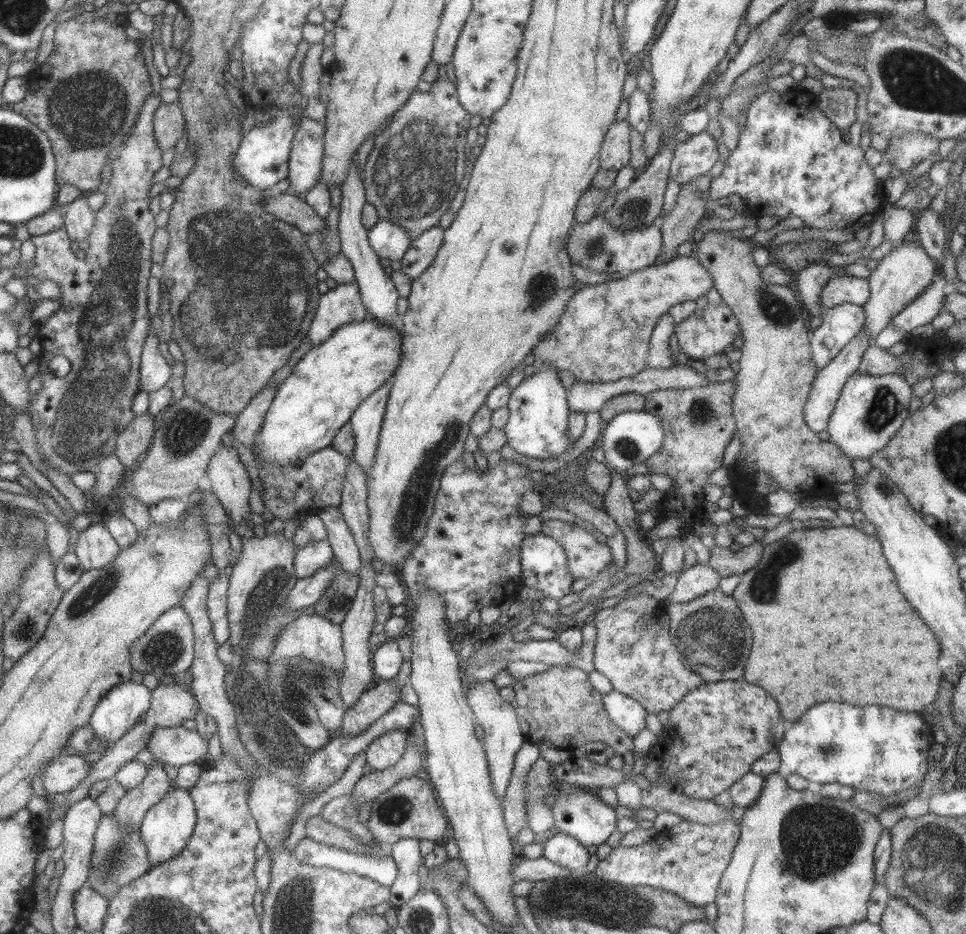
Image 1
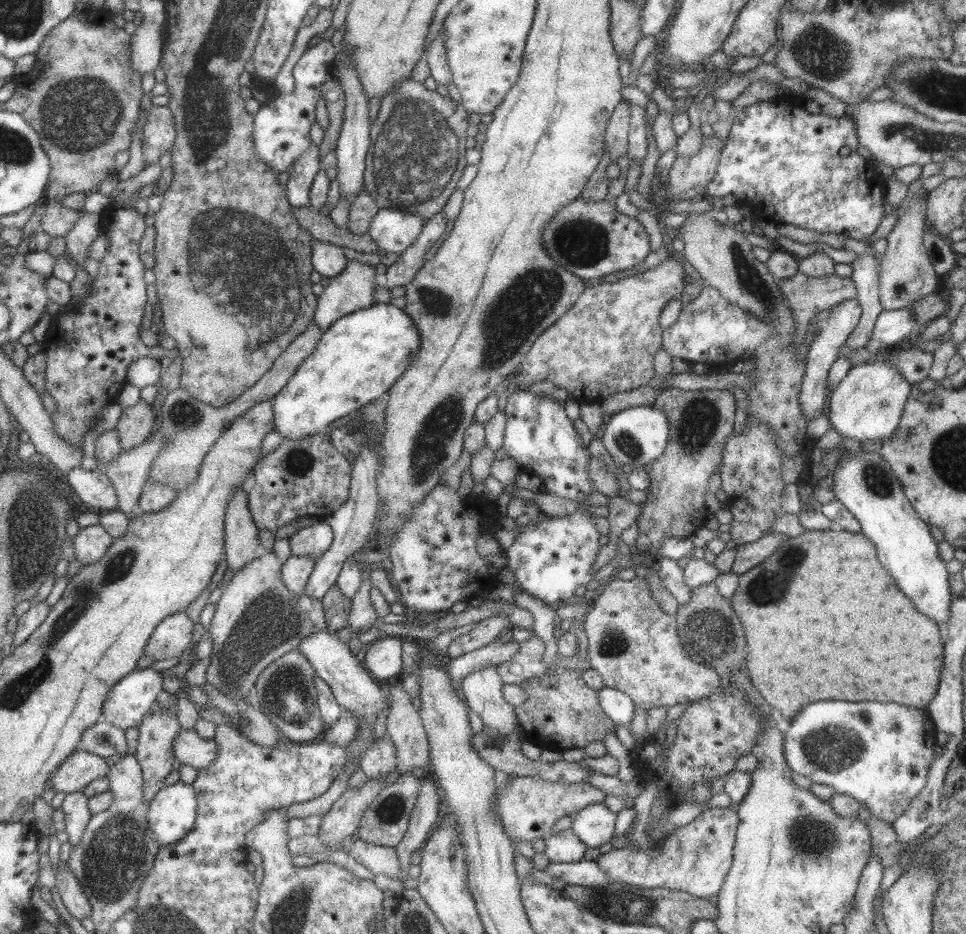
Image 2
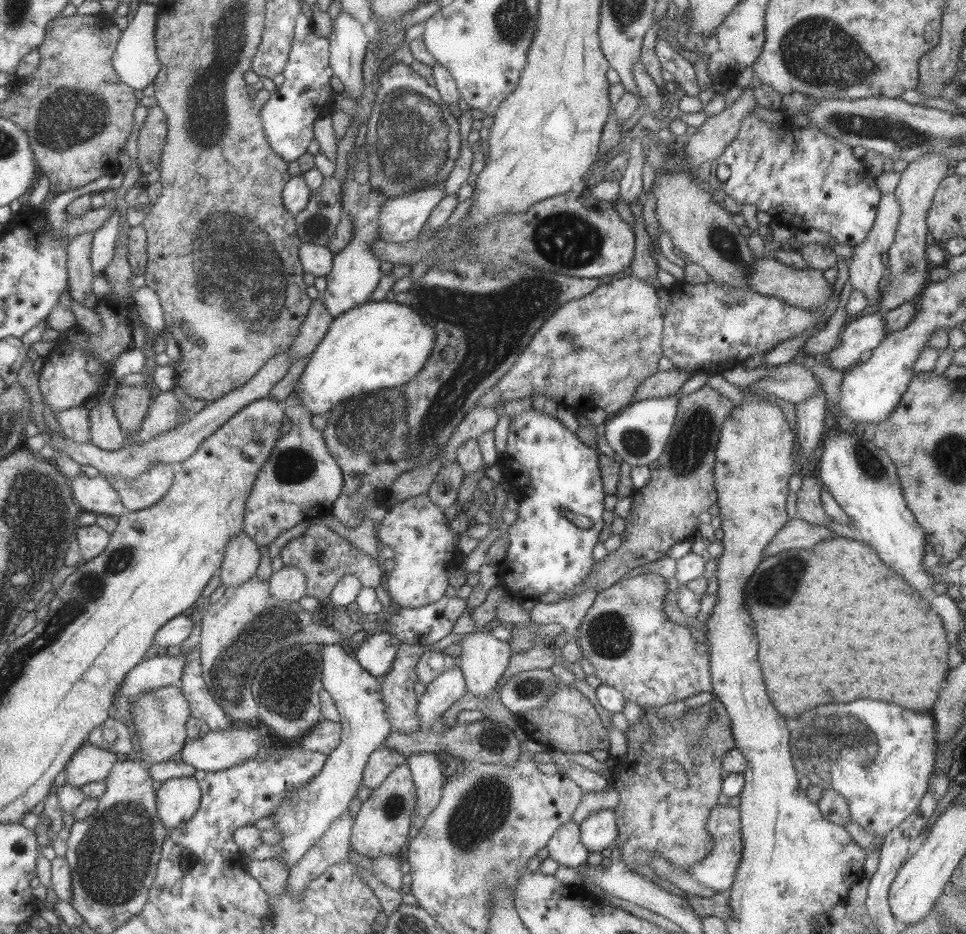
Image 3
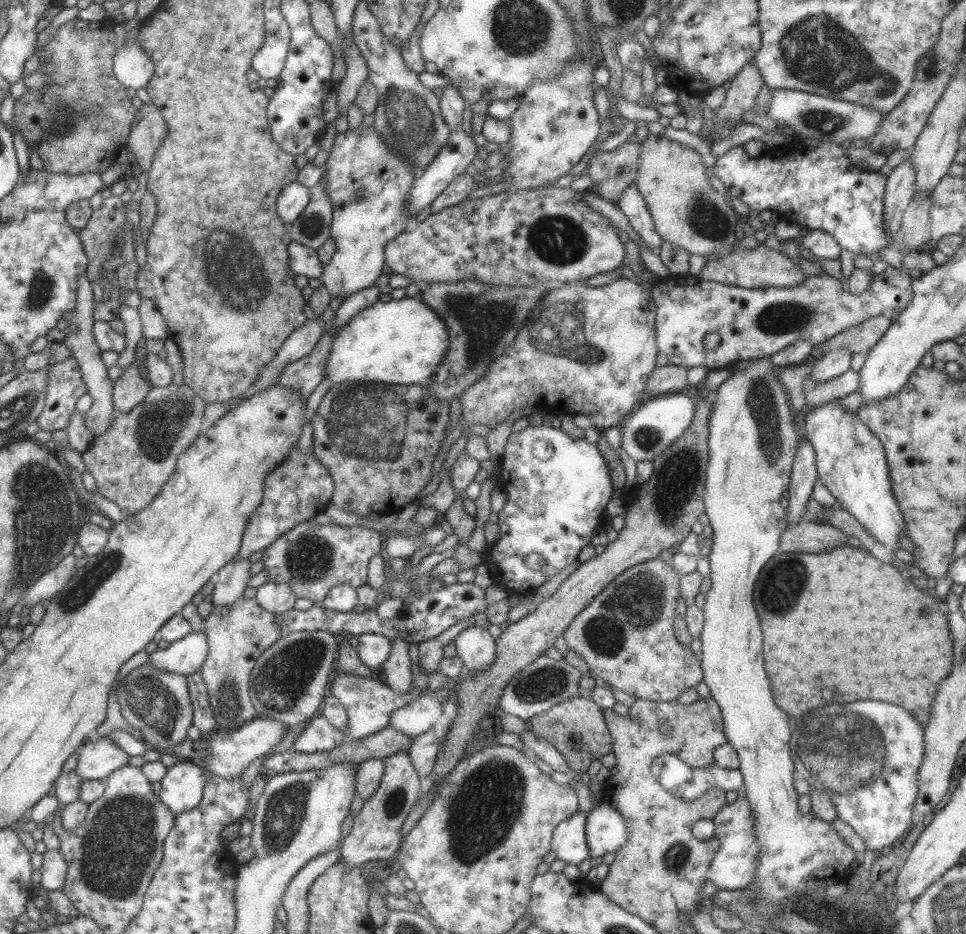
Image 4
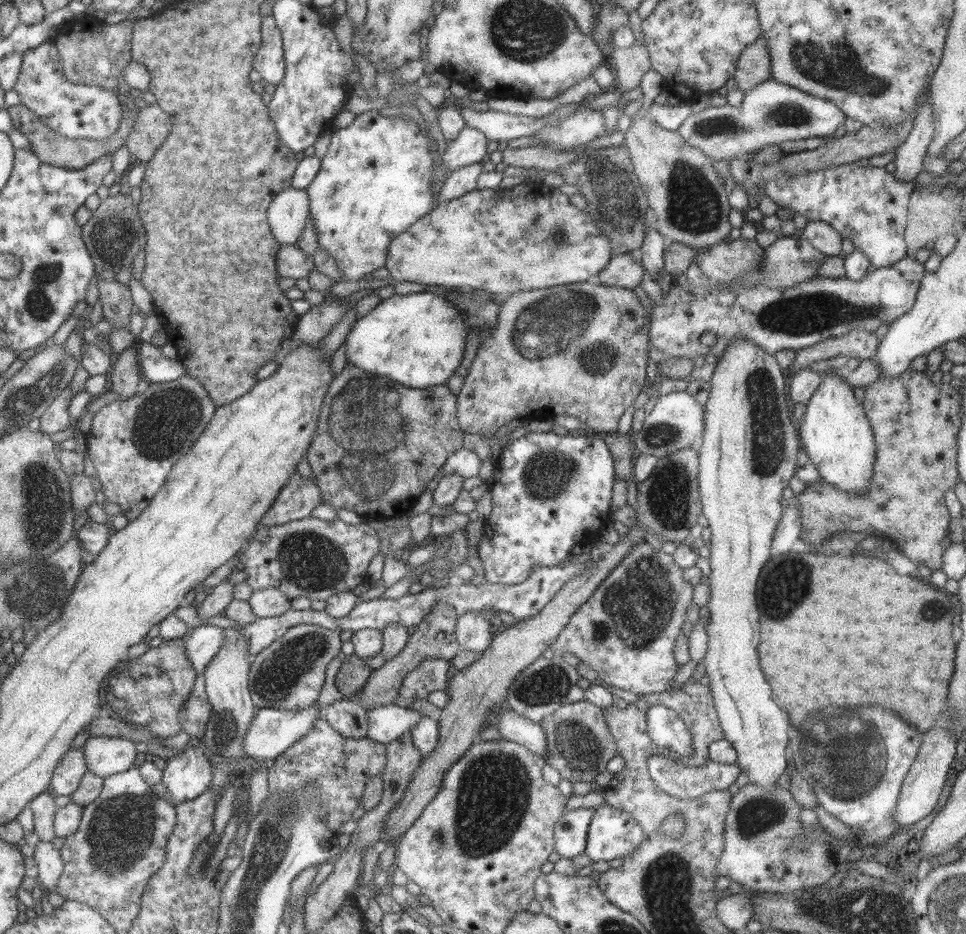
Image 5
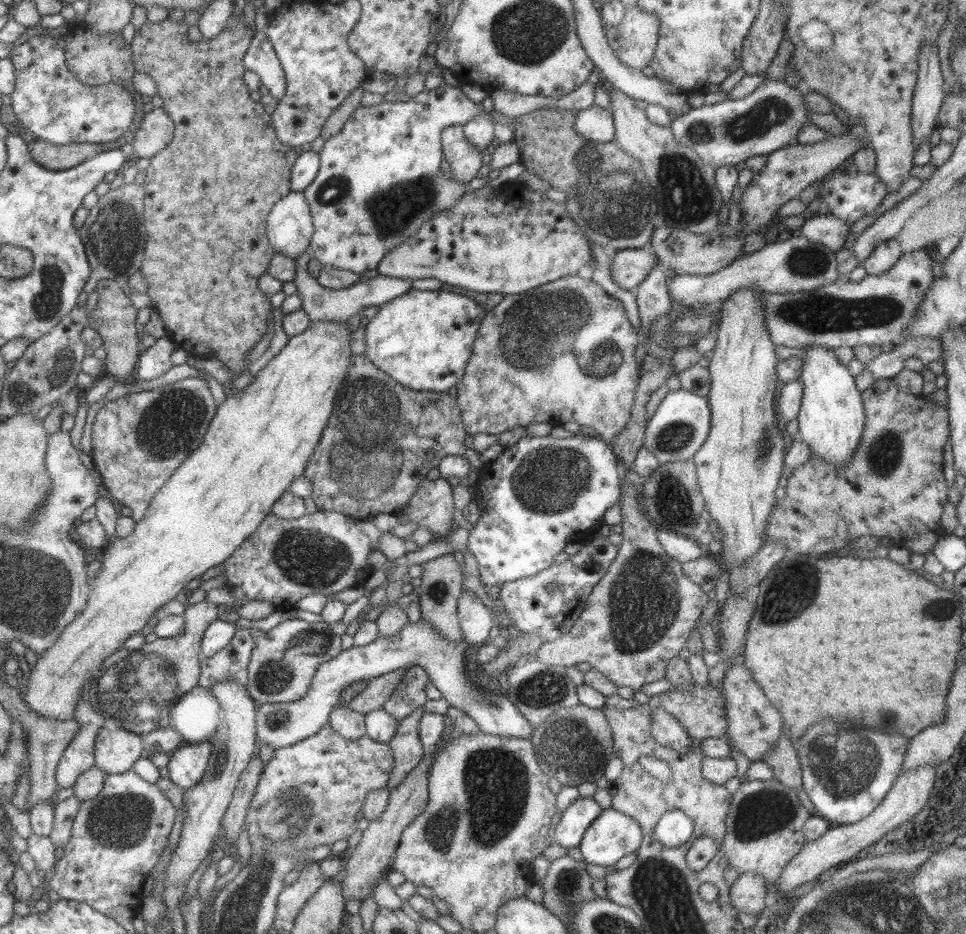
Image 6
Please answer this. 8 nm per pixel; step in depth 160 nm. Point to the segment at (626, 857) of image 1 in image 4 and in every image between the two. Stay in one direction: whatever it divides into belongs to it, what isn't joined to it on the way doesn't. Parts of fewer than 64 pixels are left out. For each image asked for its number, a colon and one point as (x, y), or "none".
2: (695, 858)
3: (717, 870)
4: (733, 866)

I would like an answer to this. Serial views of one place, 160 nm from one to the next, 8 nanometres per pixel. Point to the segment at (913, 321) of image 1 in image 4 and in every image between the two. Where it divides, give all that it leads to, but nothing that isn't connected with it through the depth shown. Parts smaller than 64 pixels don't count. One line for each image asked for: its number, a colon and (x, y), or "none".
2: (890, 328)
3: (864, 333)
4: (836, 361)

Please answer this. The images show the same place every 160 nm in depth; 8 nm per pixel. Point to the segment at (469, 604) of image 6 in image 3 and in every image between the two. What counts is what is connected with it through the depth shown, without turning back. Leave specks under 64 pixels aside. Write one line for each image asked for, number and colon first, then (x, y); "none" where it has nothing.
3: (483, 658)
4: (475, 647)
5: (472, 632)

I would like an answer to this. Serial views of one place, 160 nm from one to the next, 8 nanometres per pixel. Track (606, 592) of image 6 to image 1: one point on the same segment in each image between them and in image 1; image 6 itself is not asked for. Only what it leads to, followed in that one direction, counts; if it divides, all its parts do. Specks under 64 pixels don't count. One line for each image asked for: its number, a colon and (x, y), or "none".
1: (633, 649)
2: (634, 646)
3: (625, 635)
4: (625, 635)
5: (625, 631)

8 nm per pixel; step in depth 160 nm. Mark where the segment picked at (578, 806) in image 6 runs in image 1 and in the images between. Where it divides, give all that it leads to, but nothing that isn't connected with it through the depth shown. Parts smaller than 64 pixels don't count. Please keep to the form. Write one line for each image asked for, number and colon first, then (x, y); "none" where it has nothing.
1: (562, 849)
2: (562, 847)
3: (565, 847)
4: (569, 844)
5: (569, 832)

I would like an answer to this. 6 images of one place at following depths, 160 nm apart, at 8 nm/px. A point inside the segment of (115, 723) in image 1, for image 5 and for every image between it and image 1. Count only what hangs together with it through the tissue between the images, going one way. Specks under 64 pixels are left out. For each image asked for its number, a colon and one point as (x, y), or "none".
2: (133, 696)
3: (150, 673)
4: (186, 655)
5: (204, 641)

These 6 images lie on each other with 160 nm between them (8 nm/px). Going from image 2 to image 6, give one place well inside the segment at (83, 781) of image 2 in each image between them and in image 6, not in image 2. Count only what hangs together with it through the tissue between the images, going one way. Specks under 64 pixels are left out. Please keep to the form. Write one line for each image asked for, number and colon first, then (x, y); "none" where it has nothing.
3: (89, 763)
4: (97, 757)
5: (104, 755)
6: (116, 750)

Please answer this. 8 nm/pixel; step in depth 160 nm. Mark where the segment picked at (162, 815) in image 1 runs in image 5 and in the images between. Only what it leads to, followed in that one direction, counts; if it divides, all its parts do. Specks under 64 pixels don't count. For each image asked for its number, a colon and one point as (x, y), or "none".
2: (171, 812)
3: (177, 799)
4: (181, 786)
5: (186, 775)

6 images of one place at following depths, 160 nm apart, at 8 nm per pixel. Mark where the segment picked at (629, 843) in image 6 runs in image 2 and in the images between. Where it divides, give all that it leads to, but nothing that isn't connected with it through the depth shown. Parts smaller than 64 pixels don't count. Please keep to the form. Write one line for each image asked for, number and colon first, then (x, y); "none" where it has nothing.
2: (593, 825)
3: (597, 831)
4: (605, 830)
5: (612, 833)

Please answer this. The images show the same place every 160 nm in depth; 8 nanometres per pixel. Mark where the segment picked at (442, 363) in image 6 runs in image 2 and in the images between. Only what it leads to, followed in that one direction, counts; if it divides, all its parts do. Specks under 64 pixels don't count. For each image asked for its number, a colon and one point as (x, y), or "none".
2: (359, 356)
3: (383, 344)
4: (403, 341)
5: (417, 339)

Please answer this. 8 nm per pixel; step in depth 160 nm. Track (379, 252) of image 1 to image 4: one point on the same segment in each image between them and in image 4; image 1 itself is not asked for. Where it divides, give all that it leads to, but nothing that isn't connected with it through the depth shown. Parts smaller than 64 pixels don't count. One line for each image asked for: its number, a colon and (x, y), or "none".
2: (392, 230)
3: (401, 217)
4: (455, 156)

